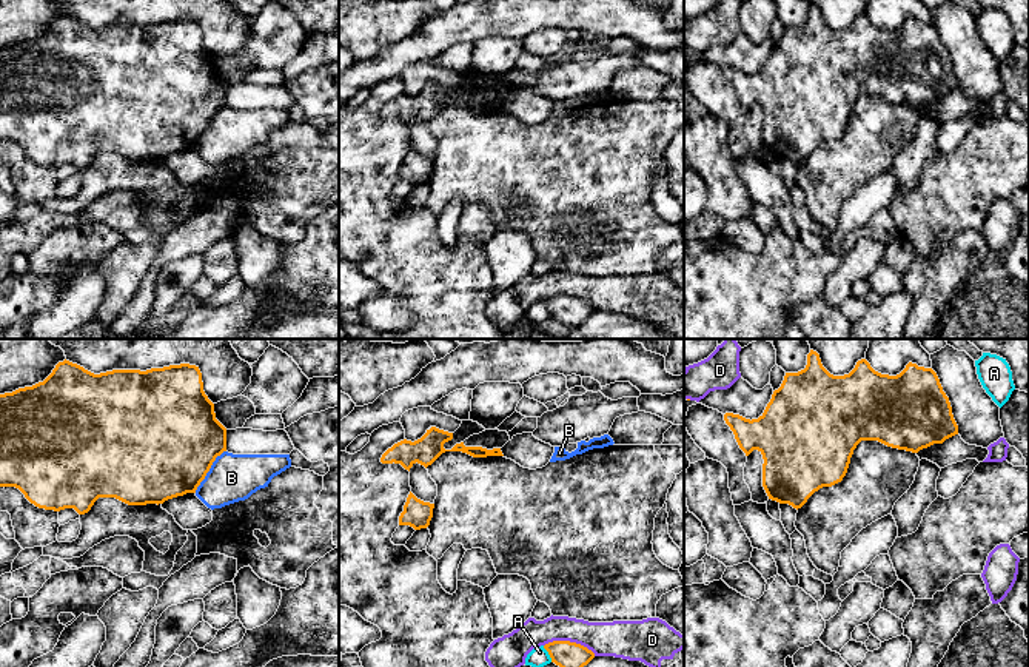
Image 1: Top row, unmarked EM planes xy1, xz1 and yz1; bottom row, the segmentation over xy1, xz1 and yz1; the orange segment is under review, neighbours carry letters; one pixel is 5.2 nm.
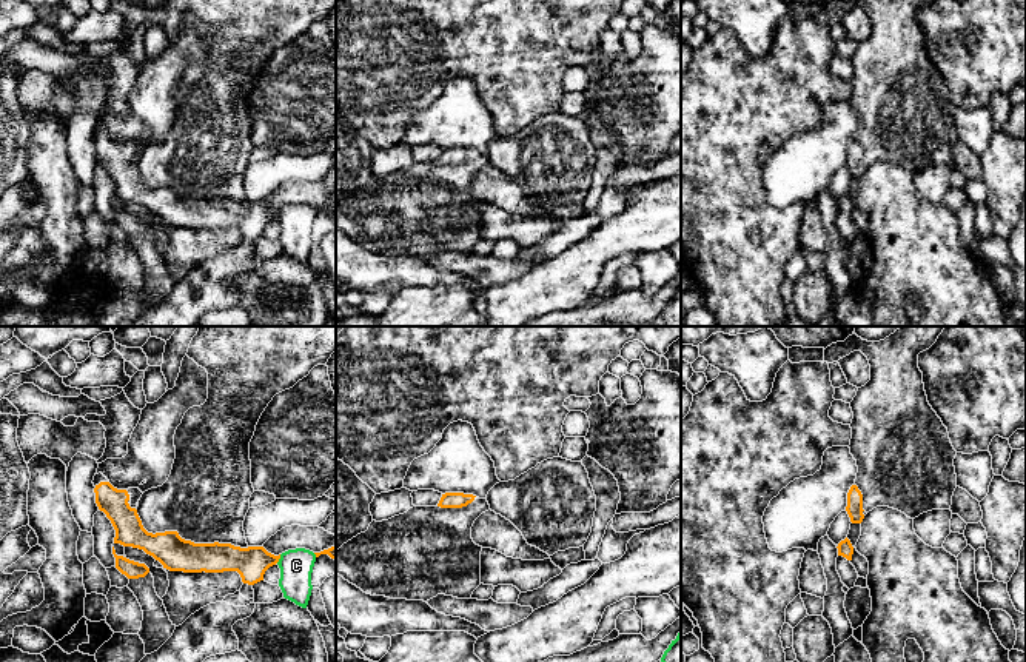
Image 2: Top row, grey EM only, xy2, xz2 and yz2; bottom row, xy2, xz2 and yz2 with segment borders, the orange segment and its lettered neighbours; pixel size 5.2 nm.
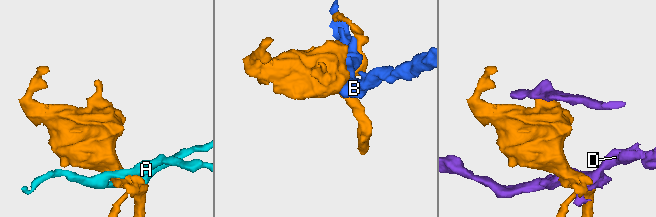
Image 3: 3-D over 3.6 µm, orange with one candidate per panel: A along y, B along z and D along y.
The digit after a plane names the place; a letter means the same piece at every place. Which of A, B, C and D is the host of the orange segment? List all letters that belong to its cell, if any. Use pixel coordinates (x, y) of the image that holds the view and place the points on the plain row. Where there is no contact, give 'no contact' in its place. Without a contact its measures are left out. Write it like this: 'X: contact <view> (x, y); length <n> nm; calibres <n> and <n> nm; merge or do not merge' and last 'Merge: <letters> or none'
A: contact xz1 (549, 308); length 100 nm; calibres 150 and 100 nm; do not merge
B: contact xy1 (208, 125); length 280 nm; calibres 500 and 260 nm; do not merge
C: contact xy2 (279, 213); length 50 nm; calibres 170 and 180 nm; do not merge
D: contact xz1 (569, 296); length 280 nm; calibres 150 and 180 nm; do not merge
Merge: none

